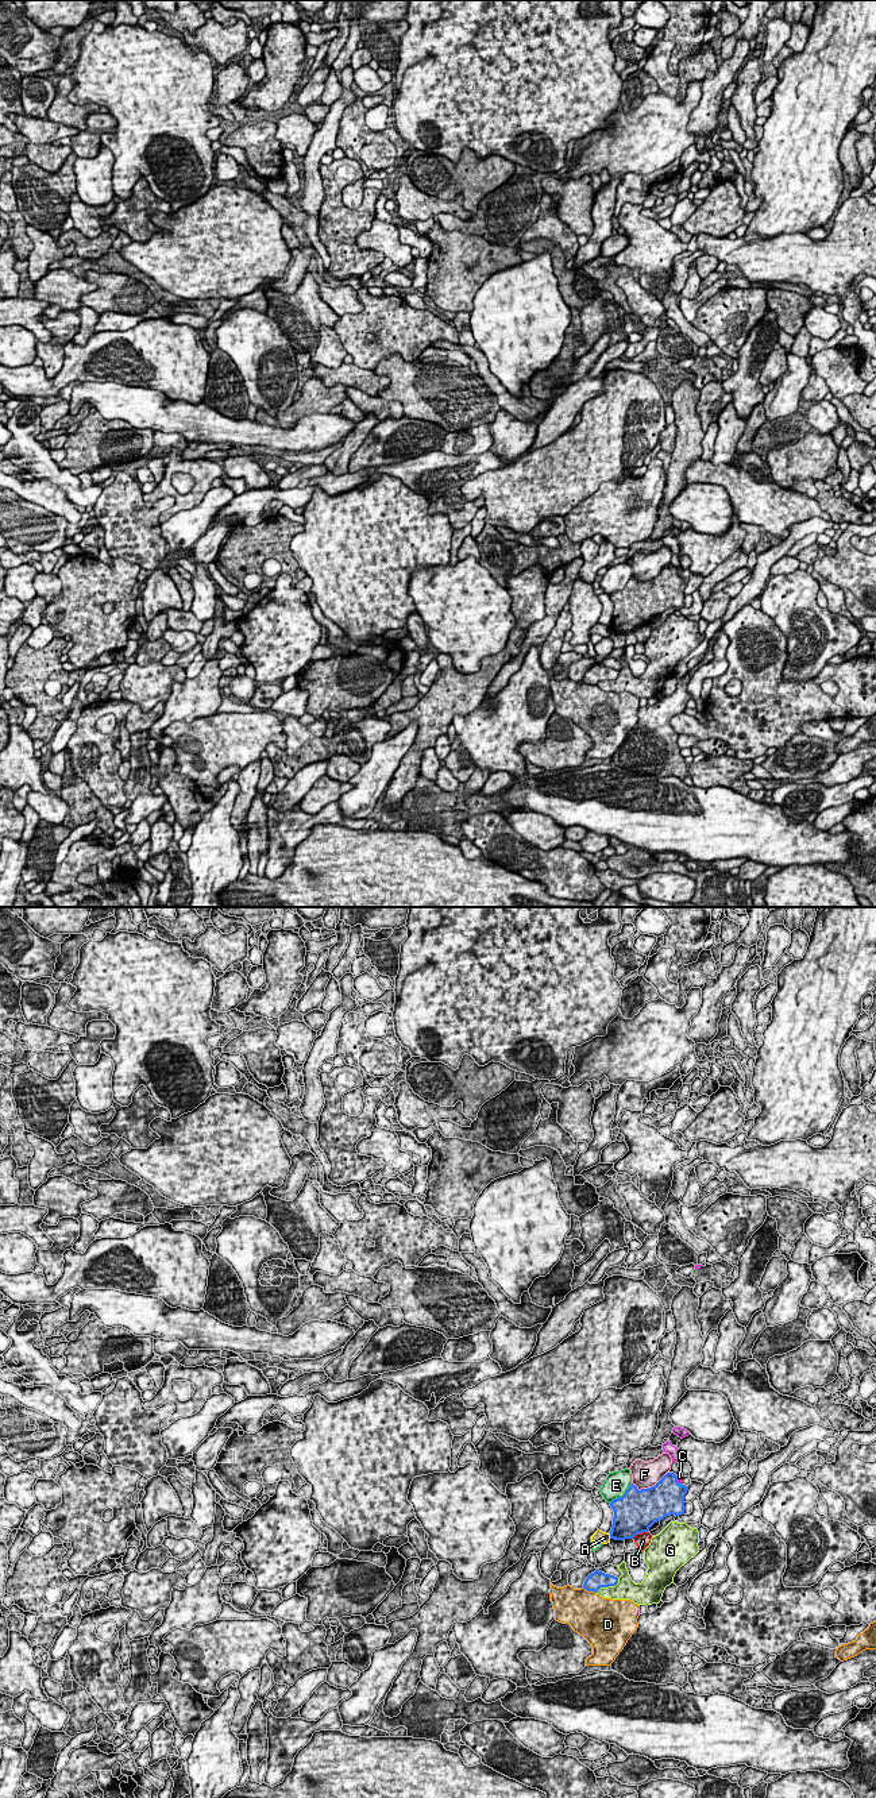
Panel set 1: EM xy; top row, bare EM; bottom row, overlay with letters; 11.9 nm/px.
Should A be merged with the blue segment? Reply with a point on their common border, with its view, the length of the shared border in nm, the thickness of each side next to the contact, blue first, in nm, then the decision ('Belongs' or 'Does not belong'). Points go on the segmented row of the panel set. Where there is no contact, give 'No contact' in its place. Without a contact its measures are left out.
Touches blue at xy (610, 1536). Shared border 70 nm. Thickness 360 nm (blue) against 140 nm. Does not belong

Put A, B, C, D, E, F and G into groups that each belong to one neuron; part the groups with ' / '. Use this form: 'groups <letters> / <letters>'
groups A / B / C / D / E / F / G

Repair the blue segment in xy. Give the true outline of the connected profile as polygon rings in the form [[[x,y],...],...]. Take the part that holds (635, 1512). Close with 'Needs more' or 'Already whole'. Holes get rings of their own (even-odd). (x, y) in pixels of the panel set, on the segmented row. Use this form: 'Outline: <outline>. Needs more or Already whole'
Outline: [[[667,1473],[655,1486],[638,1490],[636,1485],[630,1485],[625,1494],[610,1502],[614,1512],[610,1539],[625,1540],[633,1539],[637,1533],[648,1532],[649,1528],[661,1521],[664,1517],[684,1515],[684,1496],[688,1486],[678,1482],[678,1475]]]. Already whole

